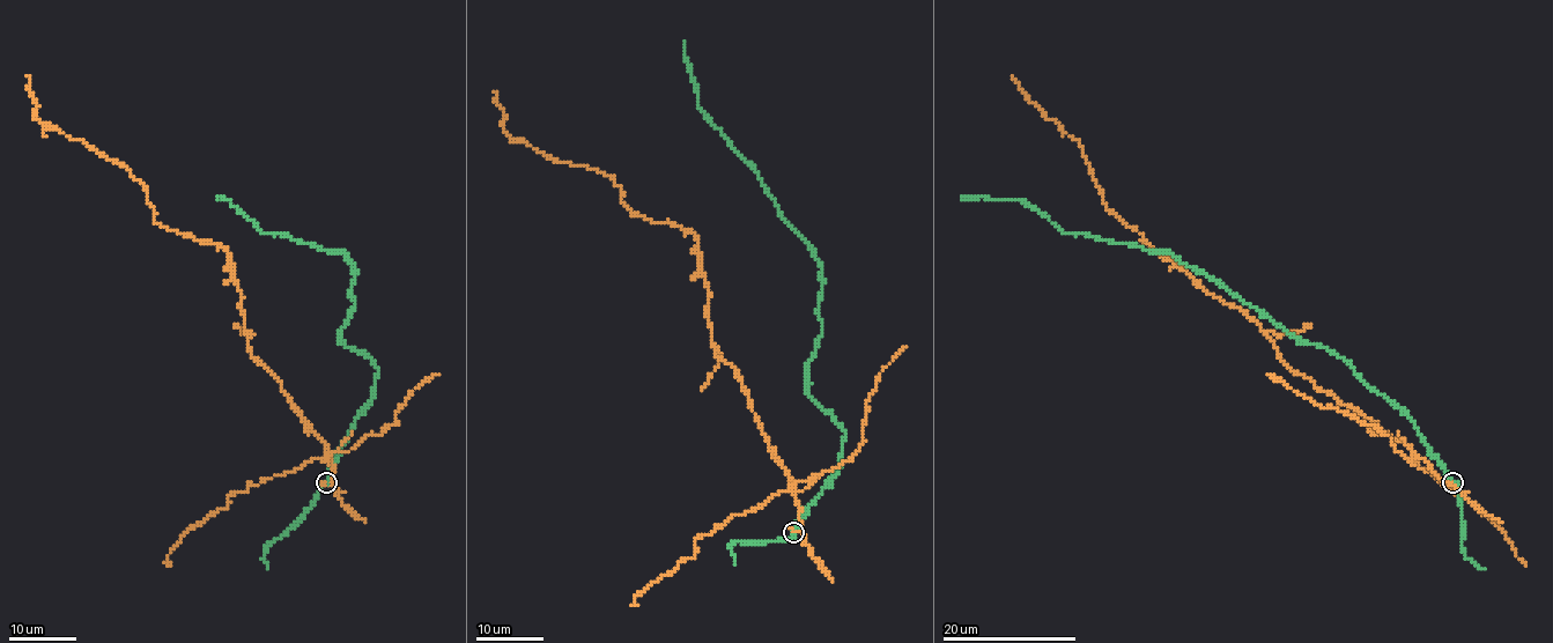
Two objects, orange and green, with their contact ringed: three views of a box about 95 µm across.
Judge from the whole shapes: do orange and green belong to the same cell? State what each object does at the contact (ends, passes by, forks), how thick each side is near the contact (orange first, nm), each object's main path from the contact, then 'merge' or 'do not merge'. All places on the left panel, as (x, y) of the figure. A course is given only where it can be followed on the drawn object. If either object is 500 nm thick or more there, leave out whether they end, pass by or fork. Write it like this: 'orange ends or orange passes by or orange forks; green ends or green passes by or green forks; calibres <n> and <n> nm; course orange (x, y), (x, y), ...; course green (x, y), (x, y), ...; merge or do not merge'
orange ends; green passes by; calibres 400 and 400 nm; course orange (327, 482), (328, 449), (251, 355), (230, 255), (161, 227), (126, 167), (35, 117), (27, 76); course green (327, 482), (377, 370), (340, 344), (354, 266), (339, 251), (264, 233), (217, 197); do not merge

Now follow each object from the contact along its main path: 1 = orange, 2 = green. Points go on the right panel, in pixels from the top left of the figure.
1: (1452, 482), (1294, 374), (1241, 310), (1141, 241), (1103, 202), (1080, 141), (1013, 76)
2: (1452, 482), (1415, 423), (1355, 370), (1300, 344), (1204, 274), (1162, 251), (1063, 233), (1028, 204), (962, 197)

